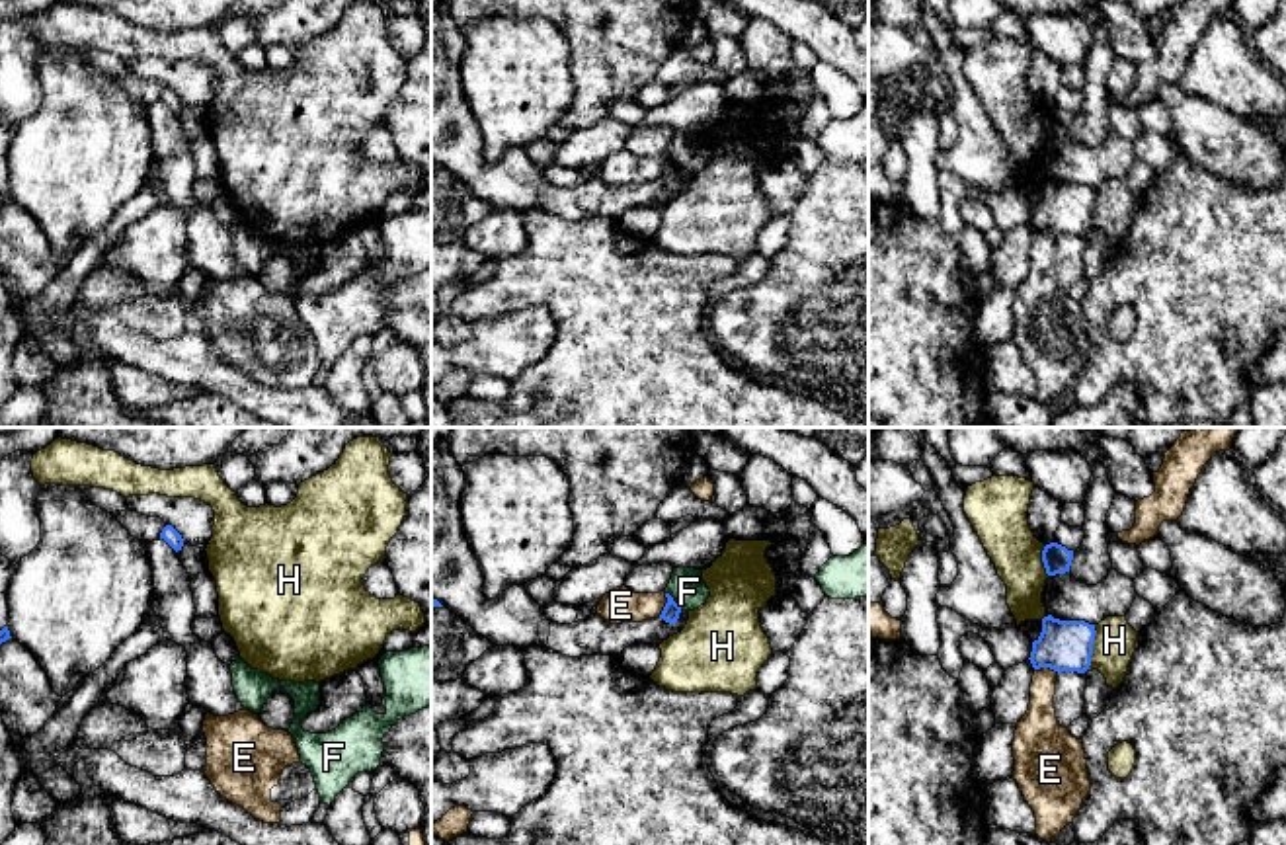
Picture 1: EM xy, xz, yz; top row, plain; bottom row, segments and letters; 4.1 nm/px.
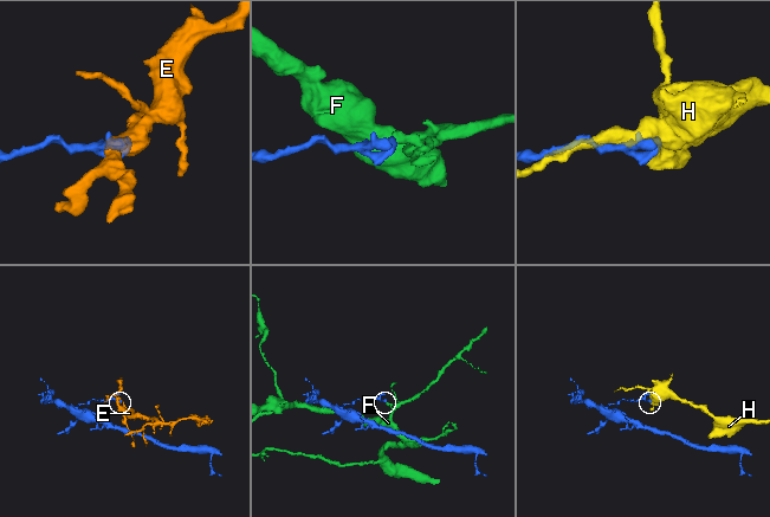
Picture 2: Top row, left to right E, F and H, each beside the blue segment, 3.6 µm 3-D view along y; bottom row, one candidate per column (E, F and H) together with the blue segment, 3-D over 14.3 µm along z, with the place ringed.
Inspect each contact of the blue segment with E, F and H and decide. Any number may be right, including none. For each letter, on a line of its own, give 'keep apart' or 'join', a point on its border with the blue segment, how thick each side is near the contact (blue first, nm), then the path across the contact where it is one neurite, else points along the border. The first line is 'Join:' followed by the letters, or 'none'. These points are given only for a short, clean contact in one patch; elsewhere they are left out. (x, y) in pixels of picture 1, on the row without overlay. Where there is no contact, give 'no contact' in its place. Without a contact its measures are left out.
Join: none
E: keep apart; contact yz (1046, 229); calibres 200 and 150 nm
F: keep apart; contact xz (674, 164); calibres 70 and 150 nm; border xz (666, 155), (682, 172)
H: keep apart; contact yz (1091, 211); calibres 200 and 180 nm

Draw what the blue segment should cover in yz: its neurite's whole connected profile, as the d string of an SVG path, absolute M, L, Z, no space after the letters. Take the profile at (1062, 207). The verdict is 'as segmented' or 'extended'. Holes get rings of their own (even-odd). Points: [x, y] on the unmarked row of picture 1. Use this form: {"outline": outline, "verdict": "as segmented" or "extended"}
{"outline": "M1042 181L1042 195L1032 205L1030 226L1034 232L1050 230L1058 236L1085 236L1091 228L1095 187L1085 183Z", "verdict": "as segmented"}

